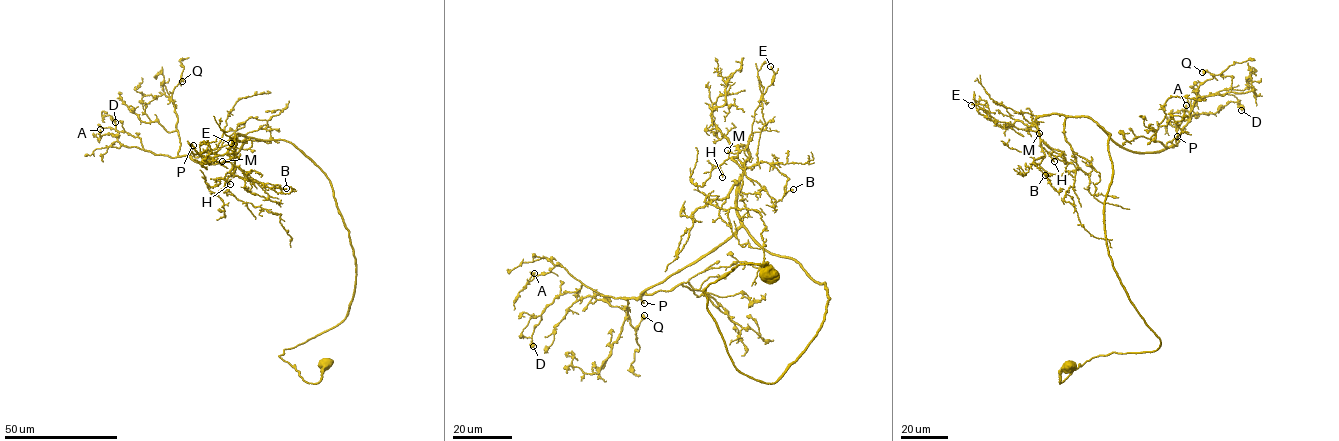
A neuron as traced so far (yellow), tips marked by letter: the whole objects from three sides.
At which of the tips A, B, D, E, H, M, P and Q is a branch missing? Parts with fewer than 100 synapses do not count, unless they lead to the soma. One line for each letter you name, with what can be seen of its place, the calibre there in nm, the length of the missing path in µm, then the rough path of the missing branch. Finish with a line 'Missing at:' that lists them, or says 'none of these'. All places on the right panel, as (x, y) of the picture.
P: Place: (1177, 136). Thickness 320 nm. Missing length about 70 µm. Course of what is missing: (1177, 136), (1183, 131), (1193, 95), (1213, 82), (1227, 87), (1231, 80), (1237, 80), (1245, 109)
Missing at: P

